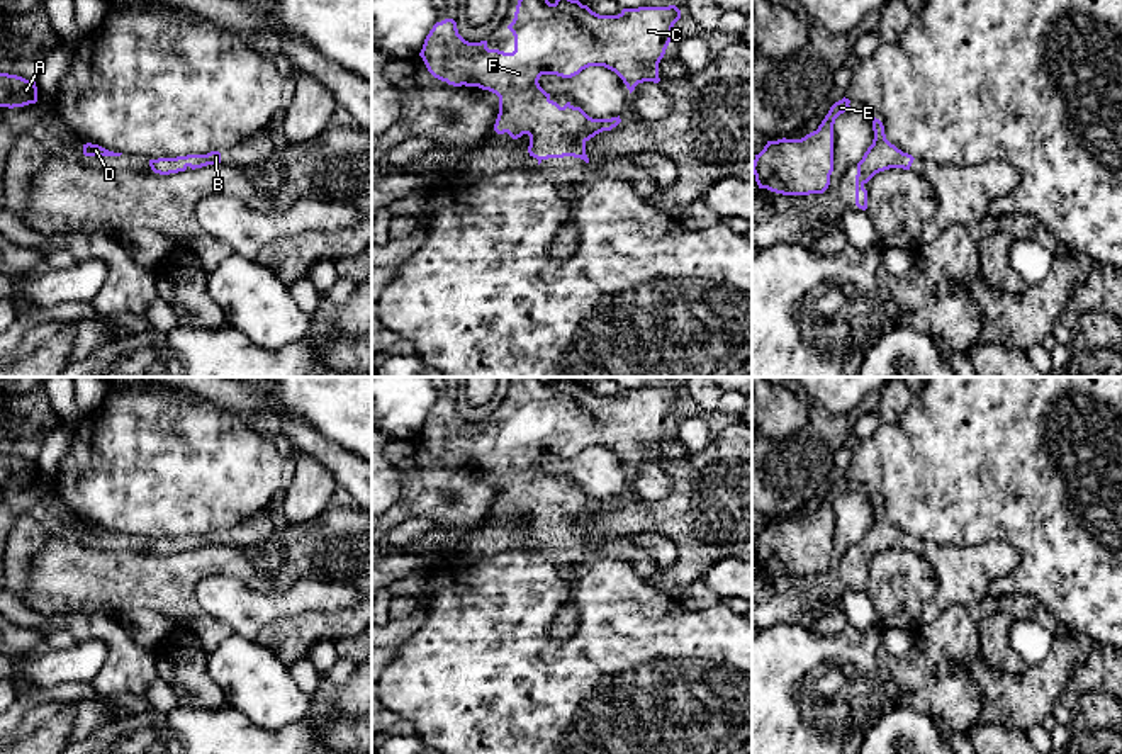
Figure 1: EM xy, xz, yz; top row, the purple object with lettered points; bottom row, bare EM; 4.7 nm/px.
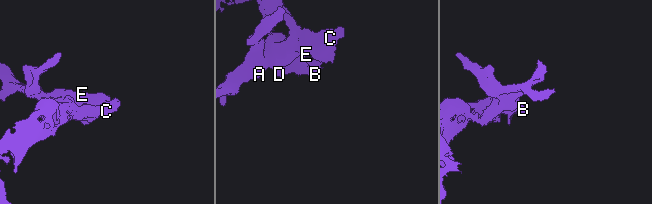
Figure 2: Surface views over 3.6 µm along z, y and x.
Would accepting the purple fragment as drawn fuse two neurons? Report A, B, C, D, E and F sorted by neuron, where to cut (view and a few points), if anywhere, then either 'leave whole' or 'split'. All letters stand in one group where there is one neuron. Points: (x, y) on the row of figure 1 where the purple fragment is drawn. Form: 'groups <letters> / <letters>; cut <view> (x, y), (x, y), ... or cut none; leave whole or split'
groups A B C D E F; cut none; leave whole

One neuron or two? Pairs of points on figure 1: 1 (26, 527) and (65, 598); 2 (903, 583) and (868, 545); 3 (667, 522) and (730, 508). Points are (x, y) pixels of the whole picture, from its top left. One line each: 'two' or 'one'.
1: two
2: two
3: one

